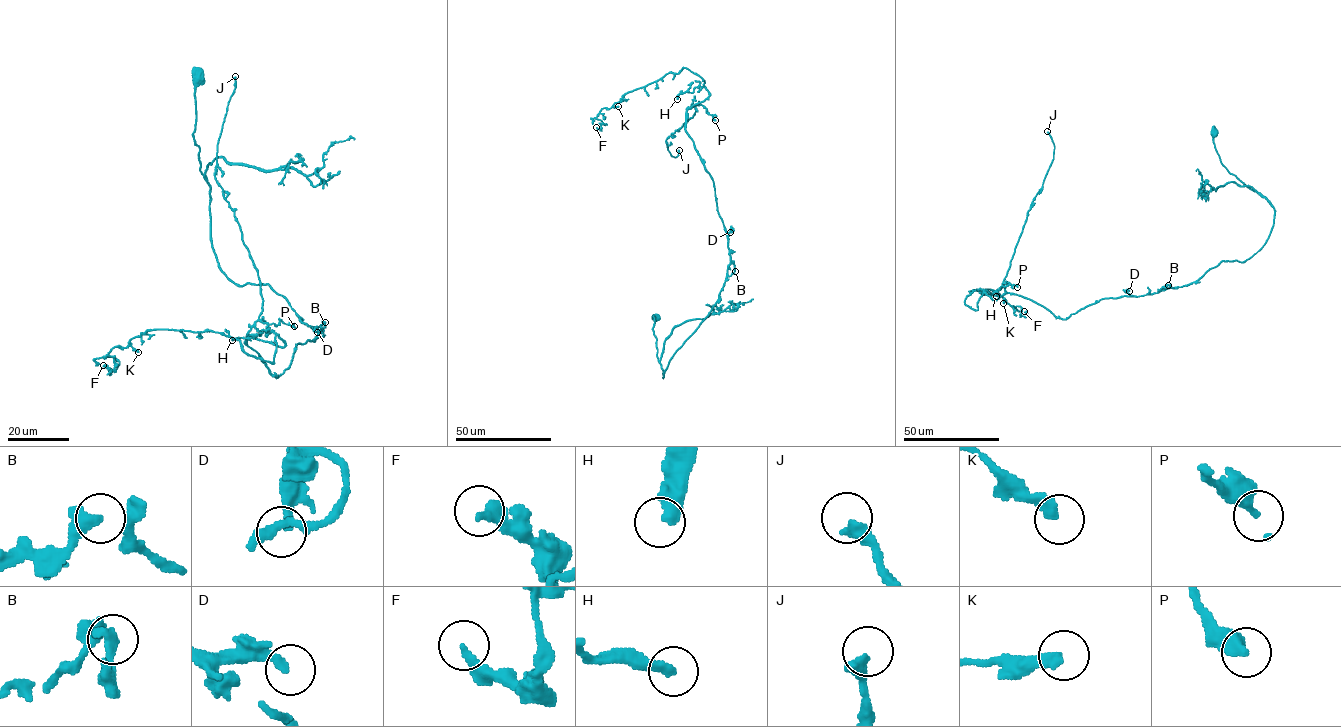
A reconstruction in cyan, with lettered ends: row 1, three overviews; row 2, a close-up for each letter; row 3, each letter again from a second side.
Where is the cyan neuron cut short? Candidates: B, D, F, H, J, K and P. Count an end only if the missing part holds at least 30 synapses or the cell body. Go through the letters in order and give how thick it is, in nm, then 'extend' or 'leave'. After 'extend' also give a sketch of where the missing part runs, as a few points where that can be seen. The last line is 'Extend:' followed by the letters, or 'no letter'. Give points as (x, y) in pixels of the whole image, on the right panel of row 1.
B: calibre 300 nm; leave
D: calibre 280 nm; leave
F: calibre 280 nm; leave
H: calibre 400 nm; leave
J: calibre 400 nm; extend; course (1047, 131), (1058, 134), (1073, 126), (1082, 127), (1085, 122), (1077, 128), (1083, 126)
K: calibre 320 nm; leave
P: calibre 420 nm; leave
Extend: J

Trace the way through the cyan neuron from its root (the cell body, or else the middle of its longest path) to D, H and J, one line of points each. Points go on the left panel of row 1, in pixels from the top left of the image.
D: (197, 75), (193, 137), (210, 186), (218, 267), (239, 285), (268, 284), (318, 334), (314, 341), (317, 332)
H: (197, 75), (218, 267), (268, 284), (318, 334), (278, 377), (245, 344), (282, 347), (277, 334), (232, 340)
J: (197, 75), (218, 267), (268, 284), (318, 334), (278, 377), (245, 344), (260, 282), (215, 176), (235, 76)

